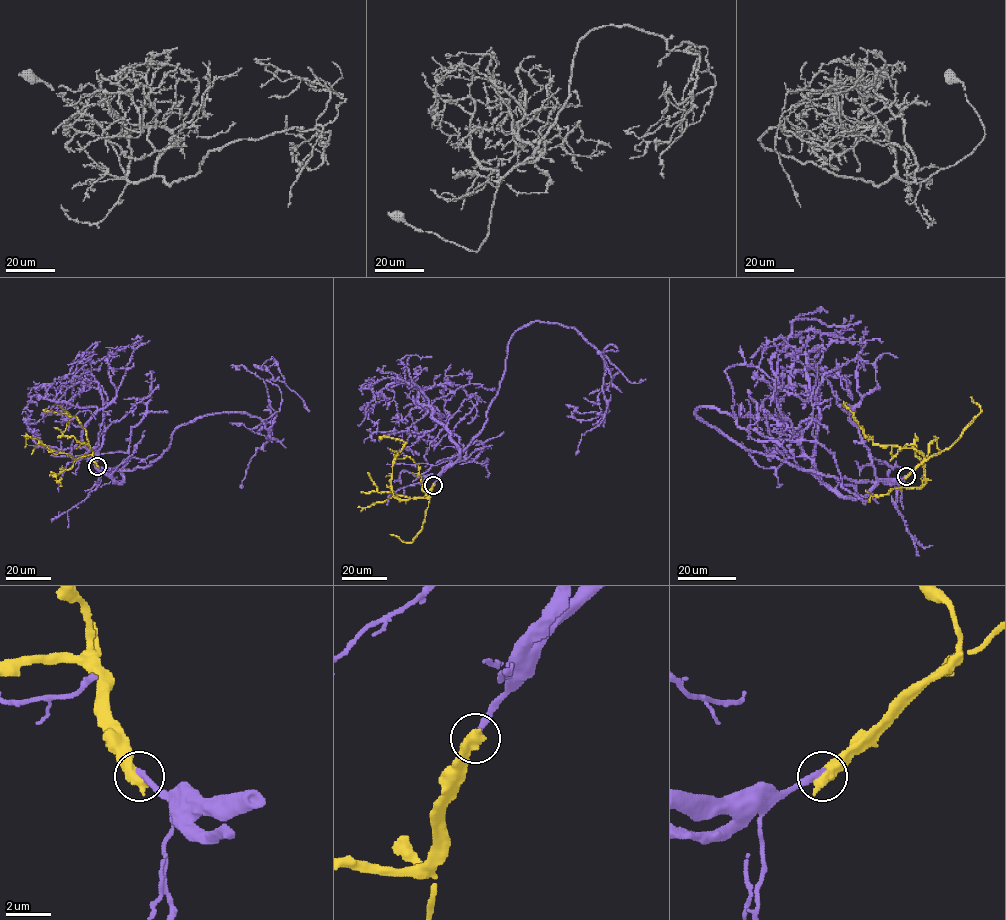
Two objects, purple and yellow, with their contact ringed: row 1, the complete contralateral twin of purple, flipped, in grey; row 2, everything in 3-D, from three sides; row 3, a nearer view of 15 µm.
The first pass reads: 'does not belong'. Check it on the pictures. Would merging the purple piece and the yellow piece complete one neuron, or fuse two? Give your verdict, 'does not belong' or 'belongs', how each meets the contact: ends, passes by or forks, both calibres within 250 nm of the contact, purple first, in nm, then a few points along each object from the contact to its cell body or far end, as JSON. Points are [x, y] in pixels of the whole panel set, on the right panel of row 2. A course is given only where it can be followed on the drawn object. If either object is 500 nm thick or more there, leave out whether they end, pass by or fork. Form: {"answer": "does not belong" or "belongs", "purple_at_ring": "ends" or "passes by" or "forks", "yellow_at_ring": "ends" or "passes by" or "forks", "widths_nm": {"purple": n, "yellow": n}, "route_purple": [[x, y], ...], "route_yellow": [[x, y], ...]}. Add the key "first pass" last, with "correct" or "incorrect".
{"answer": "does not belong", "widths_nm": {"purple": 280, "yellow": 650}, "route_purple": [[906, 476], [807, 471], [696, 415], [713, 407], [740, 428], [799, 439], [823, 347], [809, 351]], "route_yellow": [[906, 476], [924, 456], [911, 448], [874, 444], [872, 437], [864, 435], [843, 404], [846, 403]], "first pass": "correct"}

